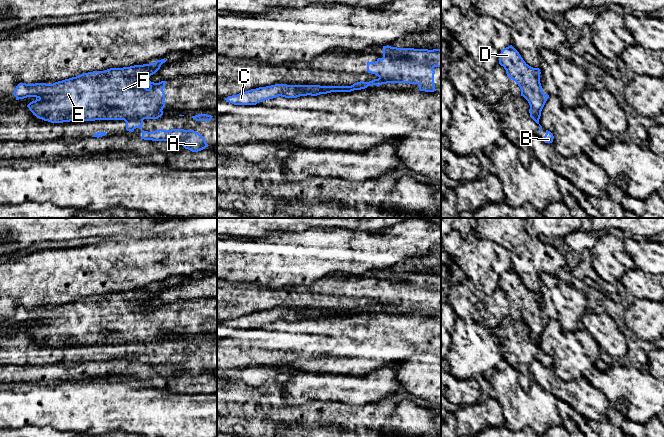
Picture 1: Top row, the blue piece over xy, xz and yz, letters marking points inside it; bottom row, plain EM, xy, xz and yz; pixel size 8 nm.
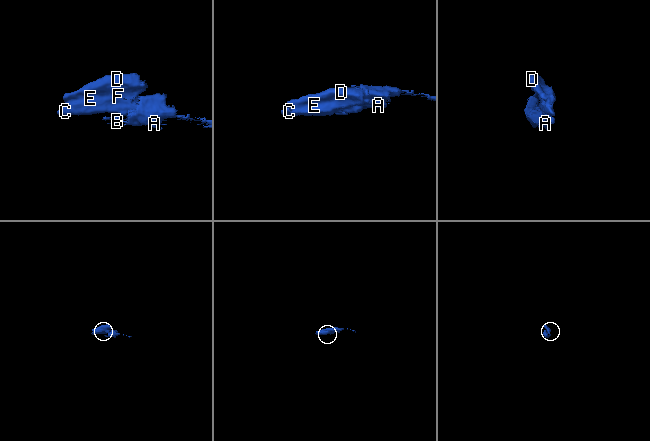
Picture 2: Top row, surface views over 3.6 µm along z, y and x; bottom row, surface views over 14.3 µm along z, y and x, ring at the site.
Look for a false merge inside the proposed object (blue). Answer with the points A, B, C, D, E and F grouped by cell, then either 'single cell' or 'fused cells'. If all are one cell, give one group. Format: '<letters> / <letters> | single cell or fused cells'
A B / C D E F | fused cells

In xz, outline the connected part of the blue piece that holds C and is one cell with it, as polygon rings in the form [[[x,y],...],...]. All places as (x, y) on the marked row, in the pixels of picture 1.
[[[275,84],[251,89],[237,95],[228,96],[225,100],[234,105],[256,105],[257,103],[276,97],[297,98],[300,96],[317,96],[331,92],[351,92],[348,86],[320,86],[320,85],[287,85]]]

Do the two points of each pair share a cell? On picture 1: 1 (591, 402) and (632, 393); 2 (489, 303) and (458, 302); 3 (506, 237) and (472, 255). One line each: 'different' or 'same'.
1: different
2: same
3: different

